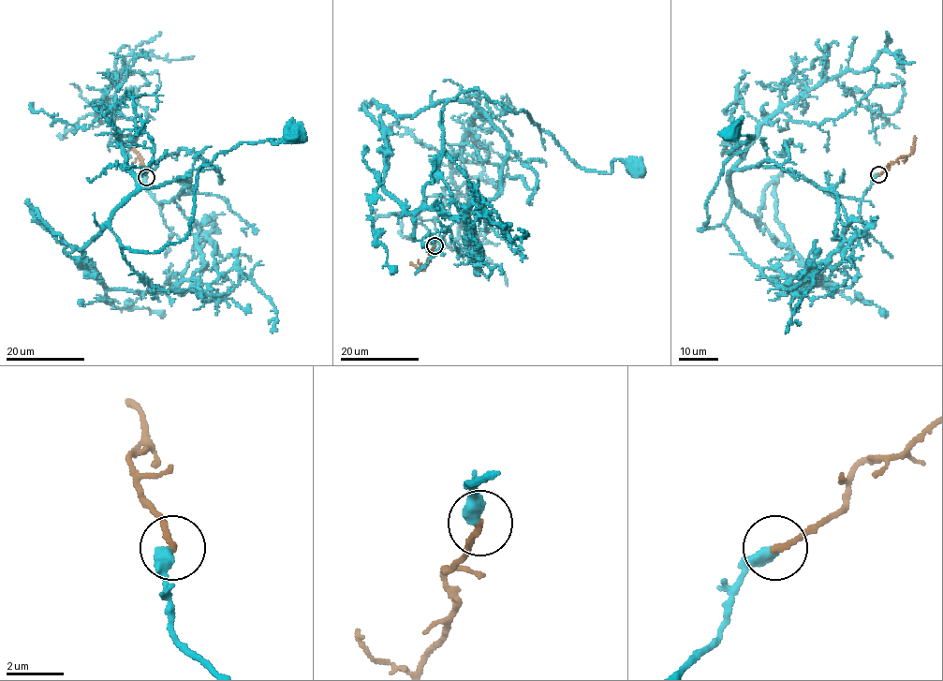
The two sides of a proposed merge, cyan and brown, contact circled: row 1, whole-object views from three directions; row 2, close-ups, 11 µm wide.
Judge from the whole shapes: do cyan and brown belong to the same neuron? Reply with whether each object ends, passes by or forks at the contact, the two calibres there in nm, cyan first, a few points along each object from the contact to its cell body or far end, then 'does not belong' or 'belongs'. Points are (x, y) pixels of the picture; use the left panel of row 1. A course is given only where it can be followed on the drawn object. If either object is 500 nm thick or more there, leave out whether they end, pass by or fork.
cyan ends there; brown ends there; 480 nm thick on the cyan side, 200 nm on the other; cyan runs (146, 177), (157, 202), (189, 182), (142, 187), (109, 225), (156, 252), (185, 237), (198, 169), (296, 134); brown runs (146, 177), (139, 153), (117, 139); belongs

